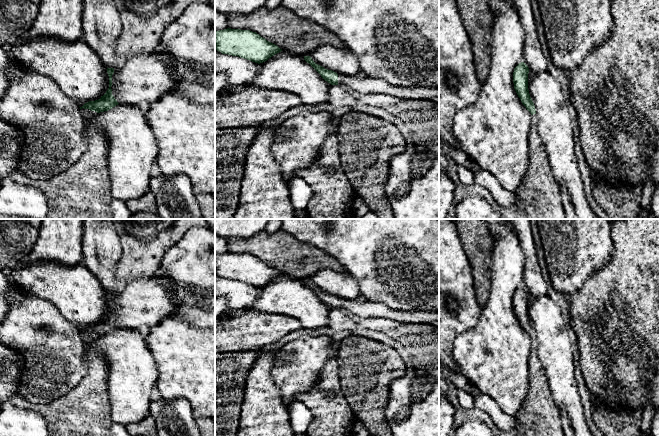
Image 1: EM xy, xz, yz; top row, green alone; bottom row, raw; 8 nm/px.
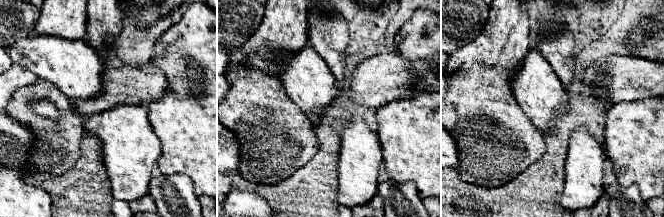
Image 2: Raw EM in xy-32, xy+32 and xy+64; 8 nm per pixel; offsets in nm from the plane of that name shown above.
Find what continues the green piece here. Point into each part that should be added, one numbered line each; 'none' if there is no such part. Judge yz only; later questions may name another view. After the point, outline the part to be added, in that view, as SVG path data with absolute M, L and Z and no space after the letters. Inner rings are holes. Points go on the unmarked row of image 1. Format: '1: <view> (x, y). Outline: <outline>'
none

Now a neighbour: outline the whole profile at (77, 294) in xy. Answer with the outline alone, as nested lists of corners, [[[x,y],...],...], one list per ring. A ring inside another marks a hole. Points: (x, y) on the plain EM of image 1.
[[[23,261],[6,273],[11,285],[50,301],[62,316],[80,331],[89,325],[100,323],[109,312],[107,292],[83,263],[66,266],[53,261]]]

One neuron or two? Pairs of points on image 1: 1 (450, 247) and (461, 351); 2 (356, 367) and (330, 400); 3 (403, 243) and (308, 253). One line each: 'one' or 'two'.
1: two
2: two
3: two

